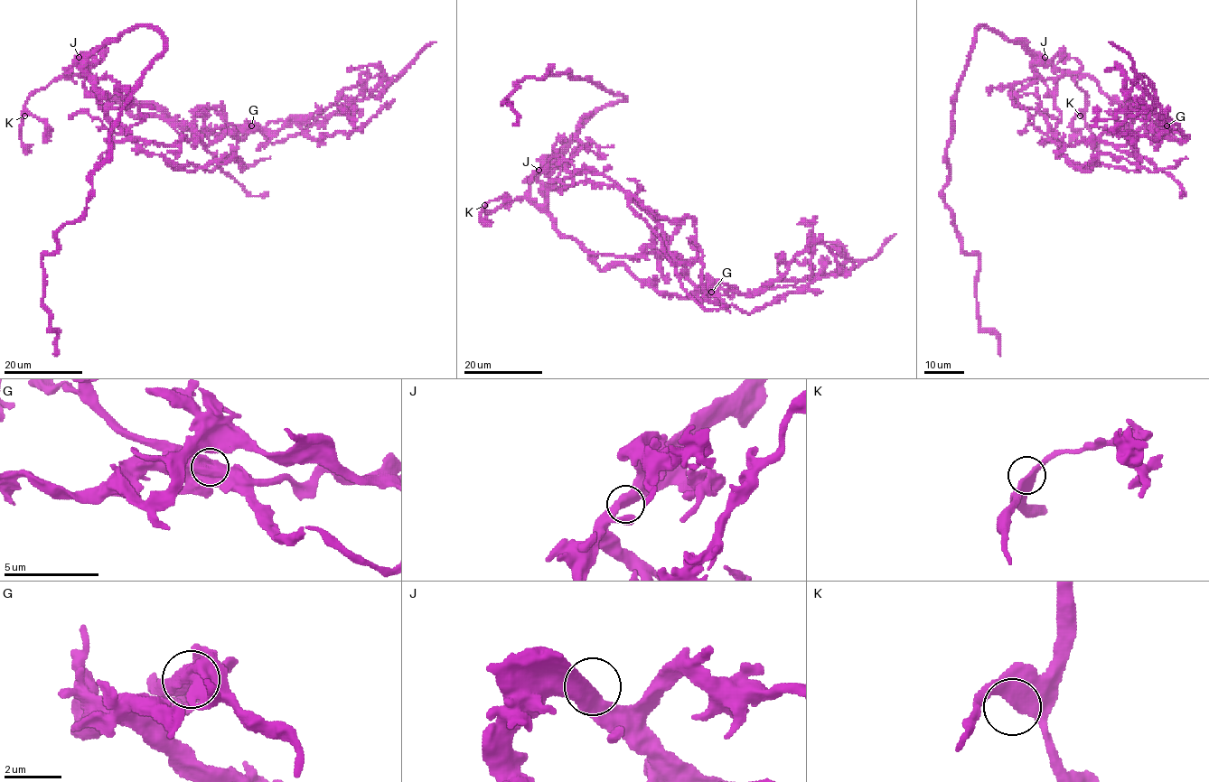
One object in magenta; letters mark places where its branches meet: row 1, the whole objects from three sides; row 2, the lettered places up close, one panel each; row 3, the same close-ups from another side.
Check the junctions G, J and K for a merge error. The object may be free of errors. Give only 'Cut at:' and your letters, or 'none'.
Cut at: G

